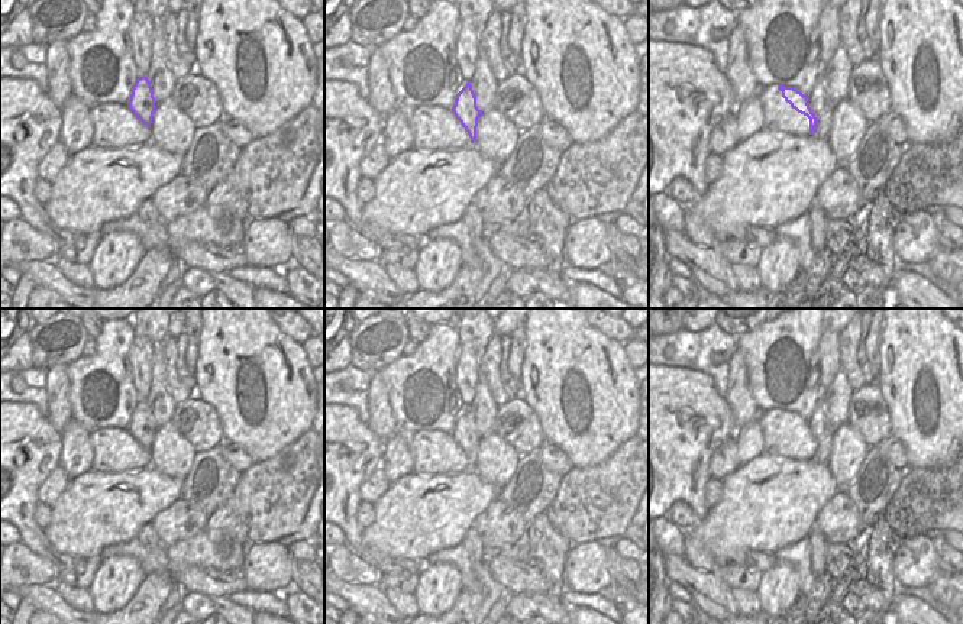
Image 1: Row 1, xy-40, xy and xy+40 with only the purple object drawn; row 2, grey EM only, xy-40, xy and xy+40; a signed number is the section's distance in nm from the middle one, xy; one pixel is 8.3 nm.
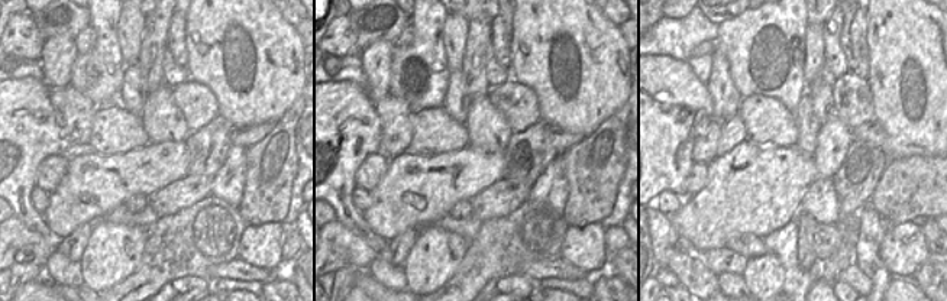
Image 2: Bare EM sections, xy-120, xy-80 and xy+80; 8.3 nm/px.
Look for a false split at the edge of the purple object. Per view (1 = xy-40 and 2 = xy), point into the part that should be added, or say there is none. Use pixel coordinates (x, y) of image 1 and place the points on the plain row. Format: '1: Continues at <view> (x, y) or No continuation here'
1: Continues at xy-40 (164, 414)
2: Continues at xy (487, 417).

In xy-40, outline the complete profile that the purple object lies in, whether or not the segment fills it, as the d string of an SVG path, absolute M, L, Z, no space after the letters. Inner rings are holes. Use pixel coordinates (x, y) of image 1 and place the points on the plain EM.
M172 397L164 398L162 407L155 414L151 411L148 401L138 402L127 429L136 443L149 450L155 431L171 421L175 407L177 404Z

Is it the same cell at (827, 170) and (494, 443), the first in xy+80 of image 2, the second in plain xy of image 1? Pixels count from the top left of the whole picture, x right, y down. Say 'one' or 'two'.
one

